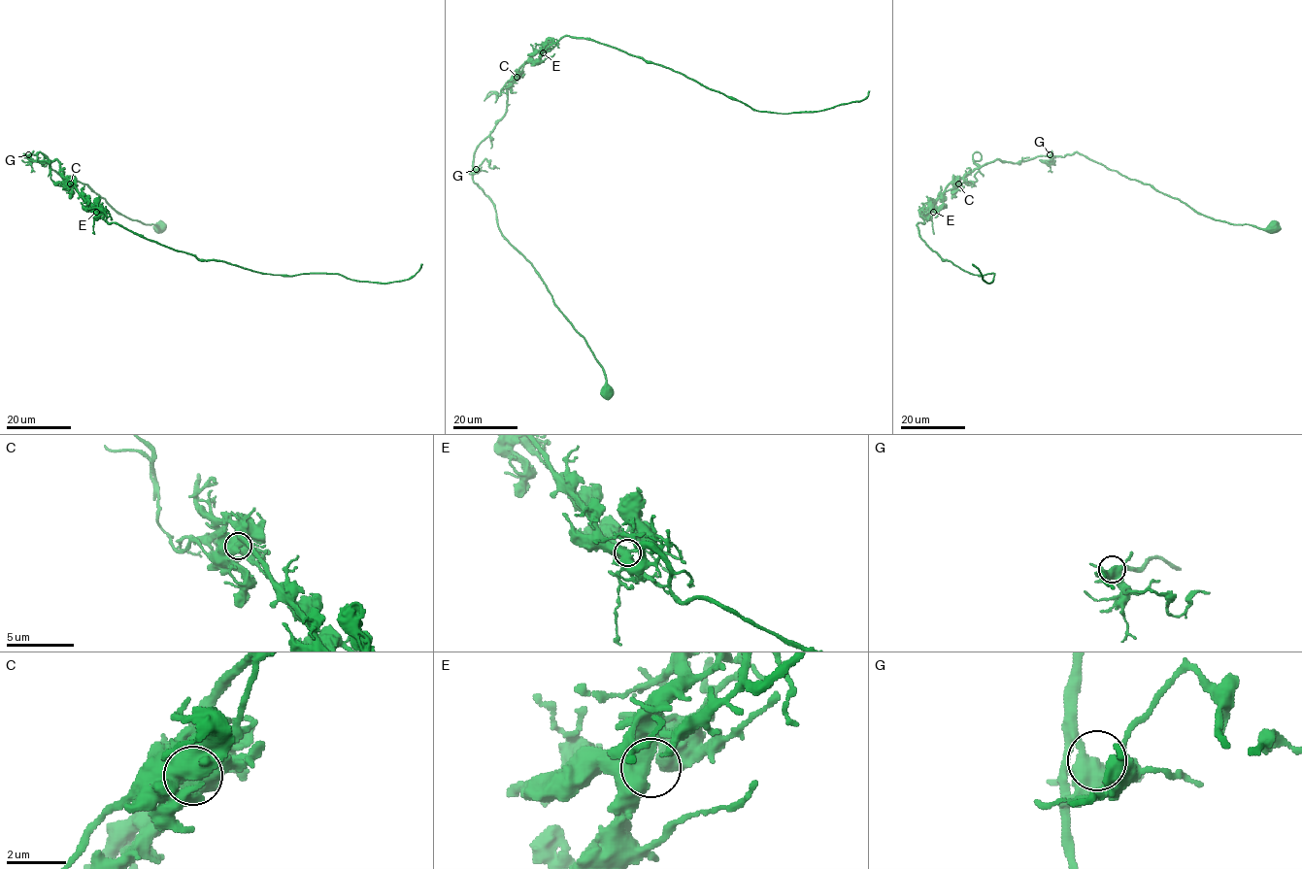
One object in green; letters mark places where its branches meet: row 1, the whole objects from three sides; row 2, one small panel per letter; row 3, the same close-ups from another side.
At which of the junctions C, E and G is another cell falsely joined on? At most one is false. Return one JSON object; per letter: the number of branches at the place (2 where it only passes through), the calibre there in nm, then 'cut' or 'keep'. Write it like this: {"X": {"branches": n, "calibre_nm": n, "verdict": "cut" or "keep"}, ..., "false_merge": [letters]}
{"C": {"branches": 2, "calibre_nm": 850, "verdict": "cut"}, "E": {"branches": 2, "calibre_nm": 600, "verdict": "keep"}, "G": {"branches": 5, "calibre_nm": 440, "verdict": "keep"}, "false_merge": ["C"]}

